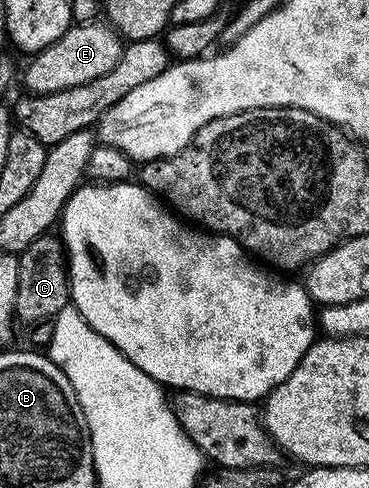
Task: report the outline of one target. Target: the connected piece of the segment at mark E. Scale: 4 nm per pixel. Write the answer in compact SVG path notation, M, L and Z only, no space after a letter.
M90 21L87 23L77 23L69 27L67 33L63 33L63 37L59 37L59 41L55 41L55 45L47 45L47 49L36 52L32 56L33 59L29 63L29 68L24 68L23 83L25 83L30 92L34 95L46 95L47 93L59 93L59 89L75 89L75 85L87 85L91 81L95 81L95 77L103 77L103 73L111 73L111 69L115 69L115 65L119 61L123 50L123 40L108 22Z

